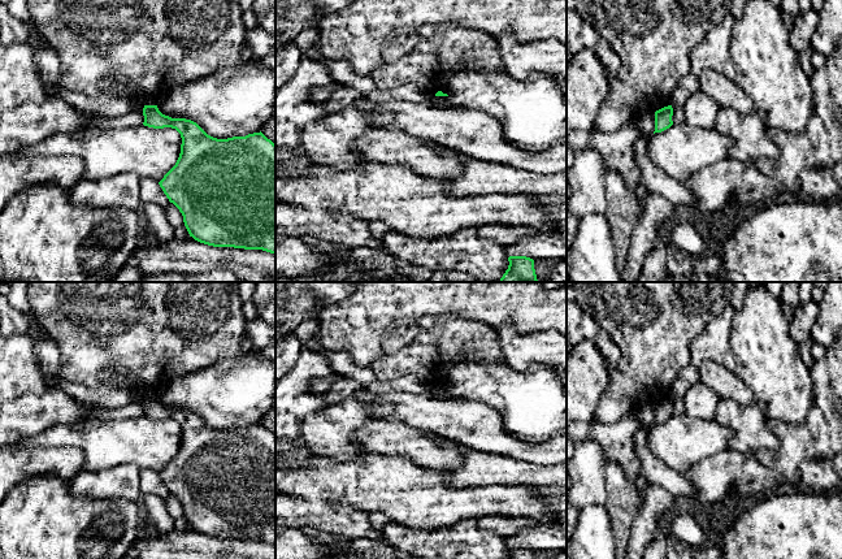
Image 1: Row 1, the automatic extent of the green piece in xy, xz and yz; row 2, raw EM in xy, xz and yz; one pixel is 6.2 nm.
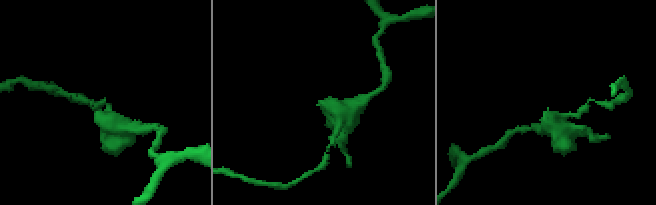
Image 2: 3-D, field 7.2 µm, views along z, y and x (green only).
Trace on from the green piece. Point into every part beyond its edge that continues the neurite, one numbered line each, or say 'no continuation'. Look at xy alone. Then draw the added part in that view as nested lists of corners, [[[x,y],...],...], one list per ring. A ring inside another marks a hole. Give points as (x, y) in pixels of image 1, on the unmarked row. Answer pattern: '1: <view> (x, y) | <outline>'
no continuation

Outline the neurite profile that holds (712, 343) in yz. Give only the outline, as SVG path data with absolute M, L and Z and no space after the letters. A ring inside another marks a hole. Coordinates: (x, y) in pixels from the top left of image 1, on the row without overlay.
M728 306L715 316L690 344L690 363L676 377L672 398L683 398L686 391L699 381L699 369L703 361L715 361L734 372L735 360L729 344L732 321L735 311Z

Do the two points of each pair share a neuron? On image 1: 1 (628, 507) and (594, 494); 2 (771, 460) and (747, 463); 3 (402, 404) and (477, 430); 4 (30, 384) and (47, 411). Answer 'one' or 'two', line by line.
1: two
2: two
3: one
4: two

